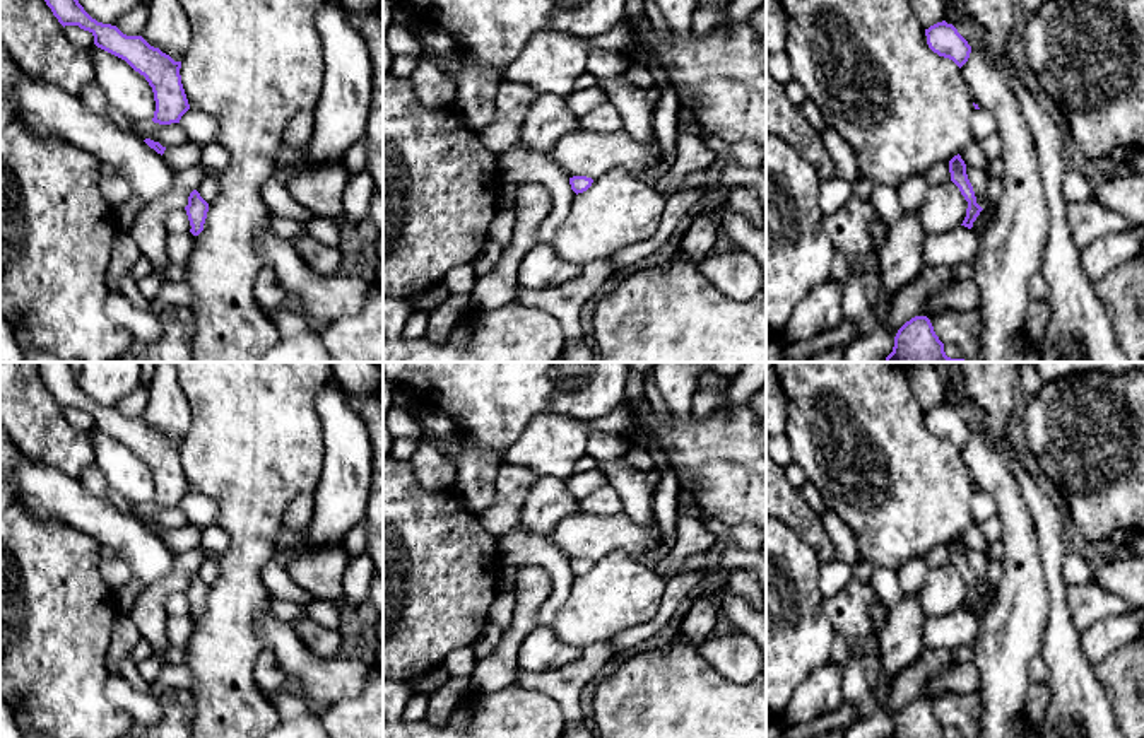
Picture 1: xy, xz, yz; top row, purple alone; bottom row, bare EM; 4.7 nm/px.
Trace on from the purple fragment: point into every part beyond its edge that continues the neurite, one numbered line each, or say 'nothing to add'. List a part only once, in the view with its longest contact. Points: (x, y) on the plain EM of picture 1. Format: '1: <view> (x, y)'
nothing to add

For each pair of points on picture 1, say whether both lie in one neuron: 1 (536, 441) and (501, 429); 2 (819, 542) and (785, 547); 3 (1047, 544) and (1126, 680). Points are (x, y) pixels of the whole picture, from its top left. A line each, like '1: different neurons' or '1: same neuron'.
1: different neurons
2: different neurons
3: different neurons

